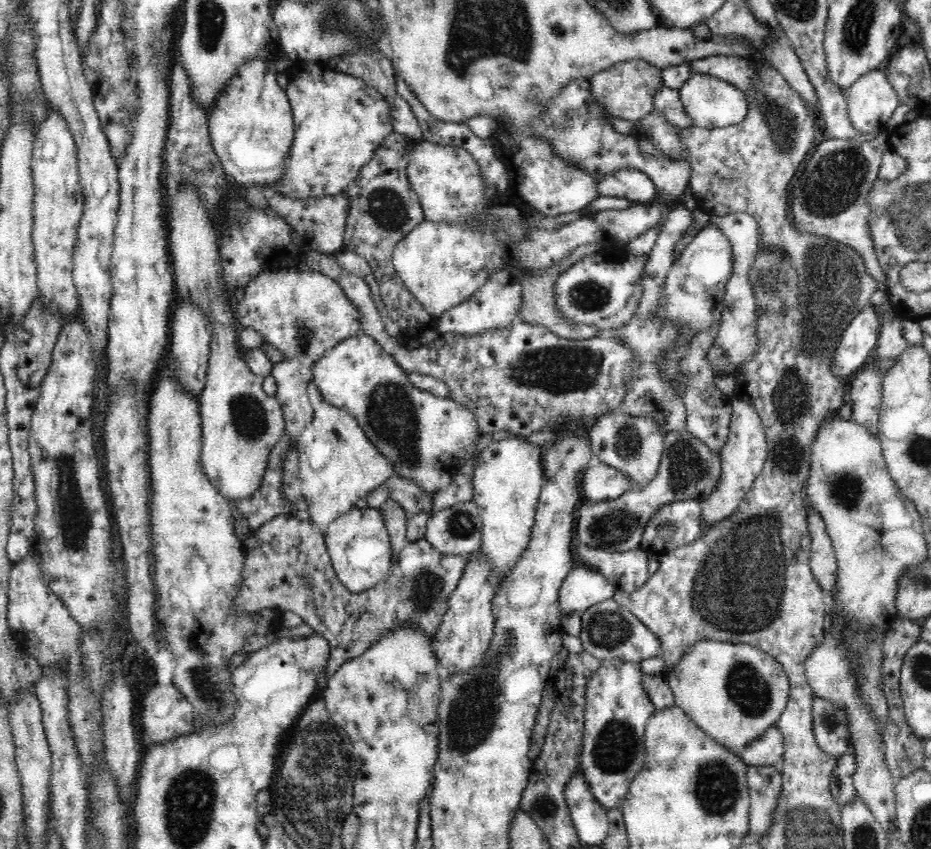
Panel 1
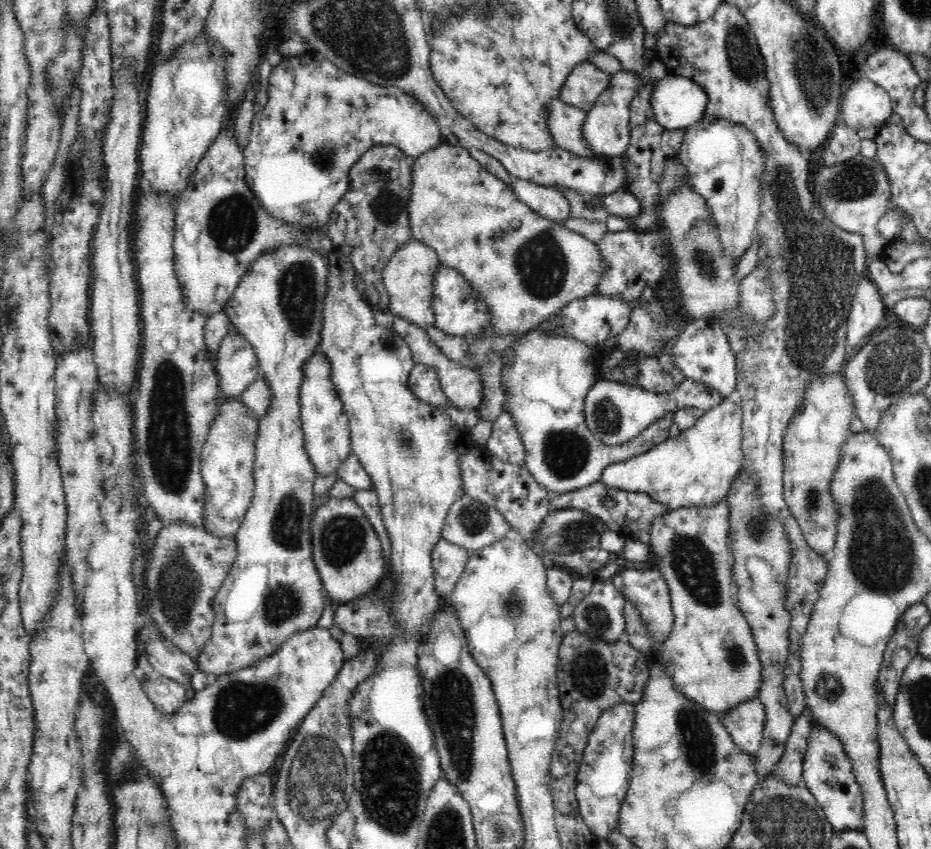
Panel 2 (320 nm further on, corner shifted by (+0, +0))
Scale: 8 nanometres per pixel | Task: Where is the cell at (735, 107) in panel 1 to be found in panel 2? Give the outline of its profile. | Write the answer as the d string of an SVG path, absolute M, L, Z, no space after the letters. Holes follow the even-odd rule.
M668 73L655 82L651 107L656 122L669 130L684 130L704 120L708 95L693 80Z

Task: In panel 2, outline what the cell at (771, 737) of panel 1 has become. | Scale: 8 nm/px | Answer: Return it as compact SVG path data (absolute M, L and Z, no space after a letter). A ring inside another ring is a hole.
M750 699L738 703L735 715L724 713L720 717L735 745L740 750L755 756L763 742L766 720L765 708L760 699Z

